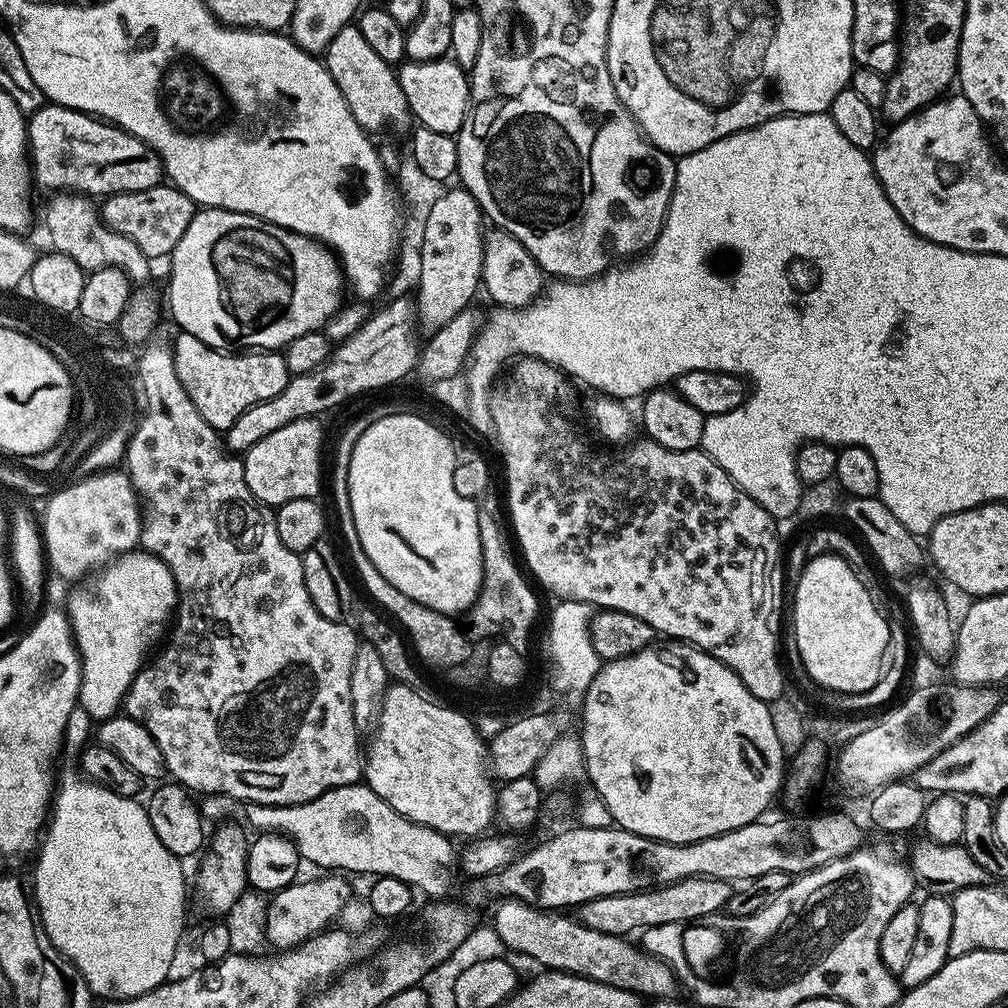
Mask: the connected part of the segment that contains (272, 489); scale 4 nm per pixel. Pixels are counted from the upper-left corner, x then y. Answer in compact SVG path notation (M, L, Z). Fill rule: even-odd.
M307 416L298 422L290 422L290 426L282 426L282 430L274 430L274 434L266 434L260 442L254 442L250 450L243 453L246 486L250 486L250 494L265 506L279 506L286 502L294 502L298 498L311 500L319 497L320 492L320 447L324 444L324 432L320 429L319 419Z

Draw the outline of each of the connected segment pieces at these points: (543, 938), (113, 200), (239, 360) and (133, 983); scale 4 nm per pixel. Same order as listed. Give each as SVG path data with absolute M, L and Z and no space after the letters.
M504 898L499 901L496 913L490 918L490 924L496 928L498 935L505 943L509 953L521 952L532 960L537 960L544 970L553 972L569 972L572 976L590 978L594 982L602 982L606 986L614 986L623 992L633 992L636 996L653 1000L671 1000L677 995L678 981L675 972L666 962L654 958L643 947L631 944L631 939L624 936L611 936L599 930L592 930L580 923L579 919L570 917L560 910L535 908L533 904L524 904L515 898Z
M168 182L155 184L150 190L119 192L107 197L102 204L105 224L118 234L126 234L126 238L130 238L130 242L152 262L159 256L171 257L174 246L178 246L178 238L186 234L186 226L190 226L197 211L196 203Z
M180 332L179 335L177 335L177 337L178 338L176 340L176 344L173 343L171 345L171 350L172 350L172 357L174 358L174 370L176 370L178 372L178 382L182 382L182 390L186 390L186 394L190 394L190 402L194 402L194 406L198 406L198 414L202 414L202 418L206 418L206 422L210 422L210 426L214 429L217 429L217 430L228 429L228 427L231 424L233 424L233 422L238 418L238 414L242 414L250 406L254 406L255 404L257 404L258 402L262 402L266 398L274 398L278 394L282 394L282 390L286 386L286 382L290 379L290 373L288 371L288 367L286 366L286 362L284 361L283 355L281 355L281 353L279 351L276 351L276 350L248 350L248 351L245 351L243 354L236 354L236 355L240 355L240 356L227 356L227 354L226 354L227 351L221 350L219 348L208 348L206 346L206 342L202 342L198 338L194 338L194 334L186 334L185 332Z
M73 772L66 773L61 780L59 777L58 787L50 805L50 819L47 821L46 831L38 848L40 857L36 860L36 873L32 876L32 884L30 880L30 892L34 897L40 927L48 935L53 946L80 971L93 997L128 1000L131 996L141 996L154 990L169 979L168 971L176 960L176 947L179 946L180 935L184 932L184 868L180 865L183 863L181 857L170 854L170 850L166 850L166 846L158 842L154 826L150 826L148 809L139 799L114 794L114 790L103 788L101 784L94 784L83 775Z

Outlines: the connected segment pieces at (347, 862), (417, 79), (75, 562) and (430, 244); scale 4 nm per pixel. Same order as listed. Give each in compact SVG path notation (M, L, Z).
M361 782L350 786L338 786L318 794L310 802L301 804L250 804L243 805L248 824L257 833L278 832L294 842L301 861L317 864L320 870L343 870L348 872L369 872L369 877L389 876L409 884L417 893L425 892L428 898L448 898L453 895L458 873L458 848L443 832L422 826L394 810L374 790Z
M451 58L408 60L399 65L398 75L415 123L422 128L438 130L438 134L456 136L468 119L470 76L466 69Z
M127 471L93 472L78 480L77 484L61 492L53 491L47 497L44 522L42 518L47 567L51 571L53 568L62 579L71 582L79 581L85 574L99 569L109 560L133 551L140 542L142 523L142 501L128 481Z
M462 186L449 187L426 217L421 258L422 270L416 280L414 307L416 323L424 334L437 332L453 320L461 310L469 307L482 288L482 254L486 235L486 217L478 202Z

